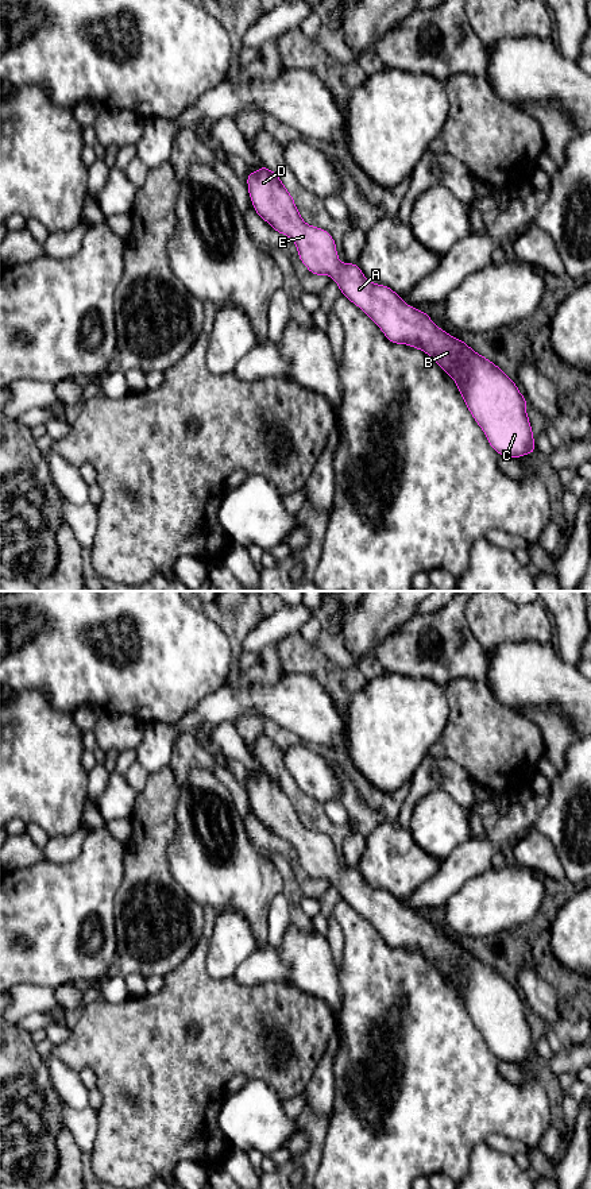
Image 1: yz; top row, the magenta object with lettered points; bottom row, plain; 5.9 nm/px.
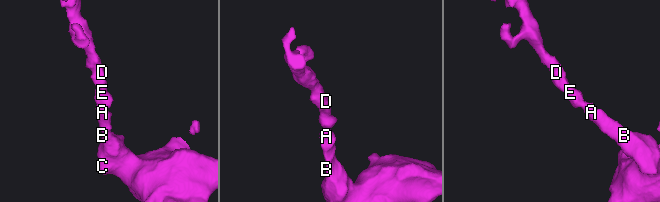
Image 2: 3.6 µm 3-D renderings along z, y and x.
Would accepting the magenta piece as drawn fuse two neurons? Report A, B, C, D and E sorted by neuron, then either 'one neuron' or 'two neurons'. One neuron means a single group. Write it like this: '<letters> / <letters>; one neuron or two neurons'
A B C D E; one neuron

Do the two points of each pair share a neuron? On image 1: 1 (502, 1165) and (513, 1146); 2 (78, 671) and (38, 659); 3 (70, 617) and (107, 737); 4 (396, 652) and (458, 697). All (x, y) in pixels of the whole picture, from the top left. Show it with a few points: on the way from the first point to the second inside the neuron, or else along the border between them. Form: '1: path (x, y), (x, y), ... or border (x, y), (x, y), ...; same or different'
1: border (483, 1141), (493, 1149), (513, 1157); different
2: path (69, 671), (58, 663), (47, 660); same
3: border (99, 710), (130, 715); different
4: border (475, 679), (454, 678), (444, 687); different

